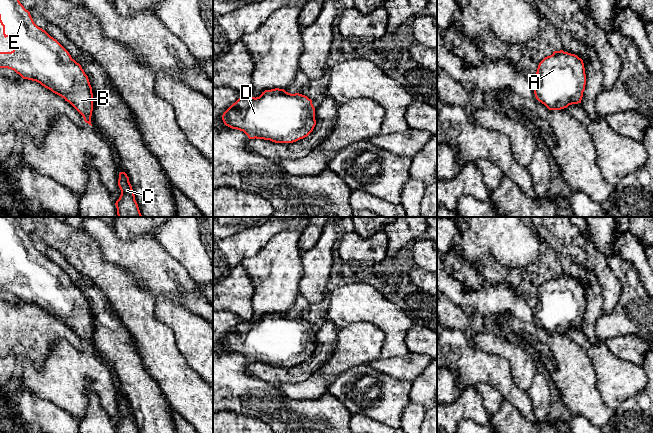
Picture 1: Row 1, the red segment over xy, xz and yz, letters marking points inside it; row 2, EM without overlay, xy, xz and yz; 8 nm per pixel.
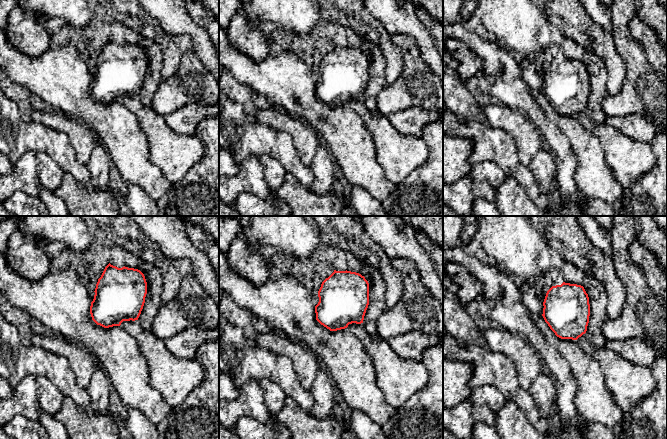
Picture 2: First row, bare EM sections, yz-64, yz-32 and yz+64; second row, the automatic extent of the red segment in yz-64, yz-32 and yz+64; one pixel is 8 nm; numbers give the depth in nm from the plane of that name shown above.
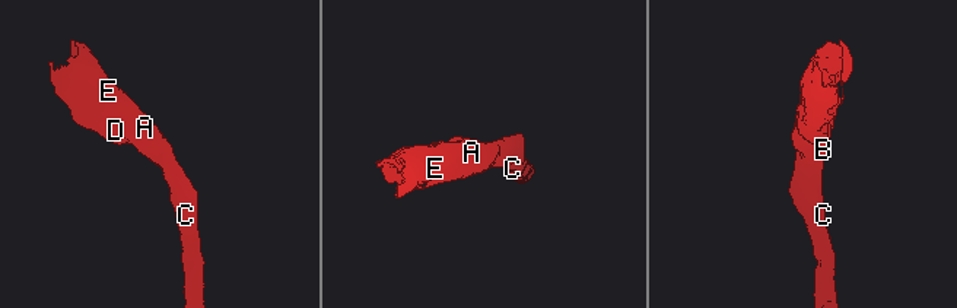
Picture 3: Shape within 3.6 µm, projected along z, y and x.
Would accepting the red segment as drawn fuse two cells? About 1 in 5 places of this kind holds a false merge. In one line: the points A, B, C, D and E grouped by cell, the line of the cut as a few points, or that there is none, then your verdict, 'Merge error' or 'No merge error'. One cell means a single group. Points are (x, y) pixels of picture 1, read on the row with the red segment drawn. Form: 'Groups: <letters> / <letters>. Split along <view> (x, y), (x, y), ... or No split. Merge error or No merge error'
Groups: A B C D E. No split. No merge error

